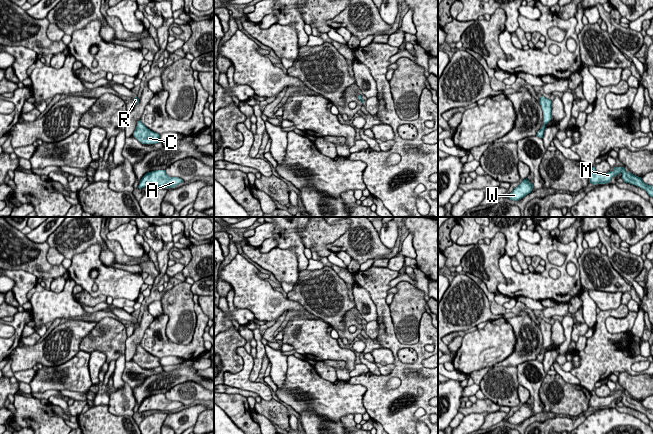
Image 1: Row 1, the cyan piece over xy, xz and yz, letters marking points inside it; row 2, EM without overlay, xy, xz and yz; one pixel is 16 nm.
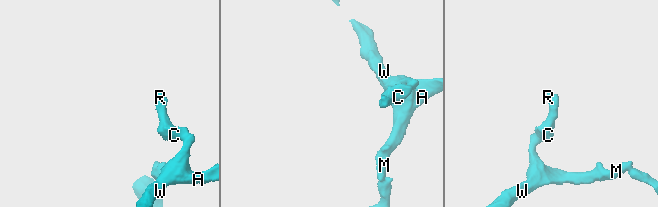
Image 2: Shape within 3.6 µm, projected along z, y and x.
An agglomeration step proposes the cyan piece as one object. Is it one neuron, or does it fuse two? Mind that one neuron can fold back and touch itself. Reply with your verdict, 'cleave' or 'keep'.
keep

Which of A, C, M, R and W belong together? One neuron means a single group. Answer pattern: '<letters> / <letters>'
A C M R W

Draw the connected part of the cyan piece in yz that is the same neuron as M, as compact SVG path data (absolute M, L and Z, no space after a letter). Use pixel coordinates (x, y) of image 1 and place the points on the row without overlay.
M591 391L589 407L592 407L593 409L609 407L614 400L616 401L620 397L622 398L621 402L624 406L644 413L650 421L653 421L653 410L645 408L641 401L626 396L624 391L614 391L612 395L603 398L597 396L595 391Z

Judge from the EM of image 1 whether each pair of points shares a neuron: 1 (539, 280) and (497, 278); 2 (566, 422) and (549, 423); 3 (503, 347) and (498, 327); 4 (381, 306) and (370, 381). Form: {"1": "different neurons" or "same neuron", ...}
{"1": "different neurons", "2": "same neuron", "3": "same neuron", "4": "same neuron"}

